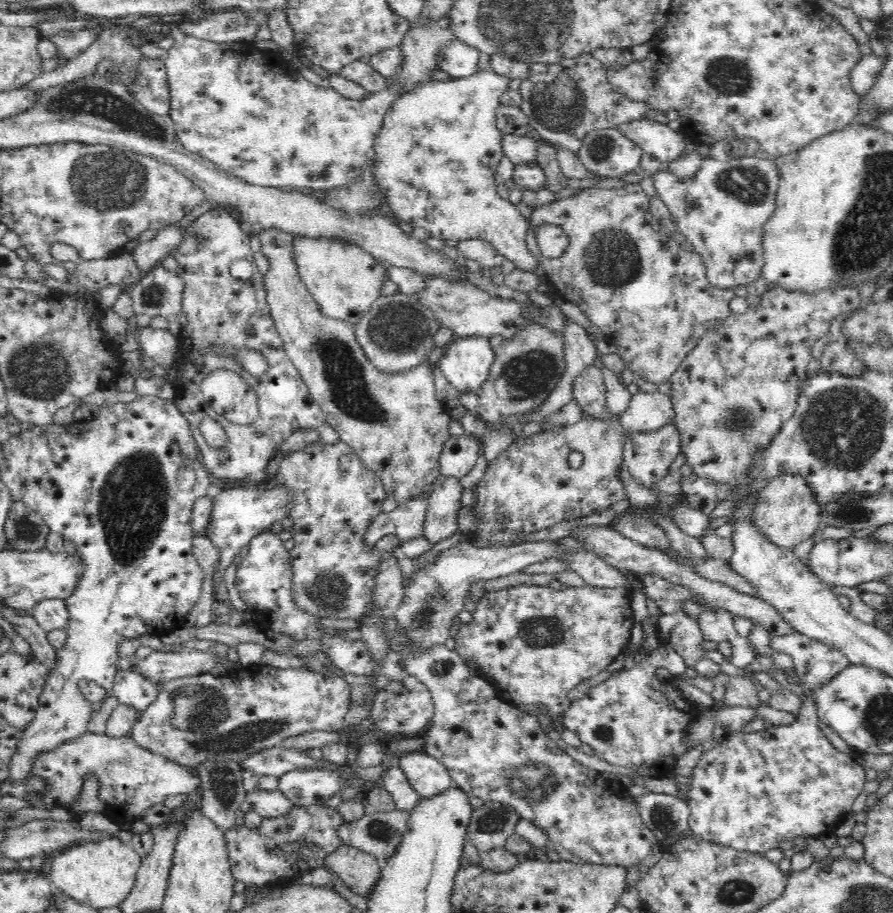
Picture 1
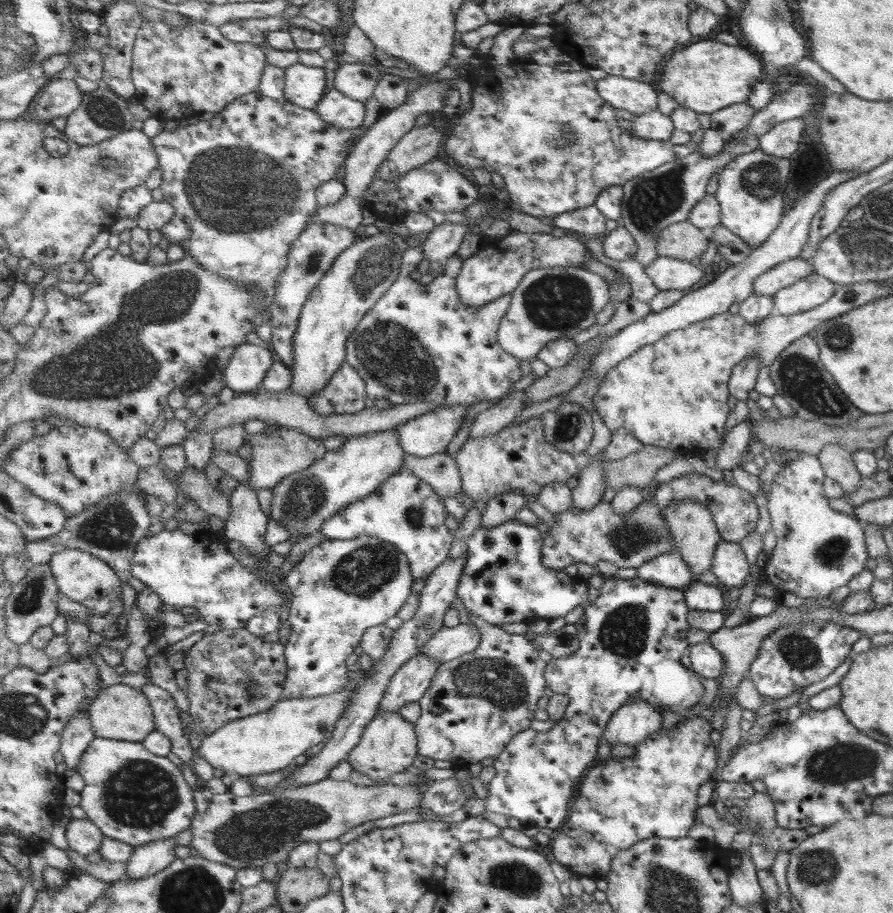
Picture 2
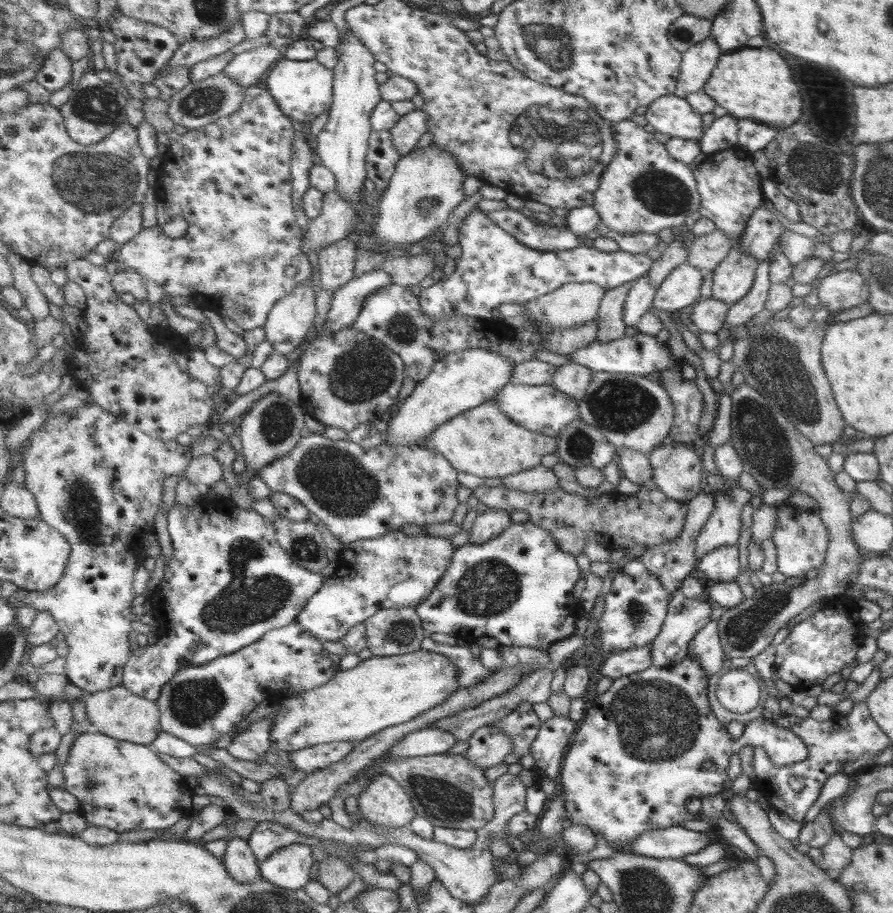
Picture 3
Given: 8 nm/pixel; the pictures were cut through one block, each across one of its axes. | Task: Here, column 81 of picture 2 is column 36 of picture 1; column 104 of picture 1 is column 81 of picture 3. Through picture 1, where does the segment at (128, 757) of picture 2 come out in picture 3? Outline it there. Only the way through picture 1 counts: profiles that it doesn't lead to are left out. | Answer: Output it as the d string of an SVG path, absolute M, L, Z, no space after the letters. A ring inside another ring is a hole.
M83 732L73 743L69 760L62 767L65 773L63 788L82 802L82 810L79 812L90 822L90 826L105 827L118 833L129 830L149 830L155 833L165 831L175 826L181 818L191 818L191 814L197 812L193 809L193 787L187 783L186 777L175 772L174 768L157 756L153 746L117 740L101 732Z

